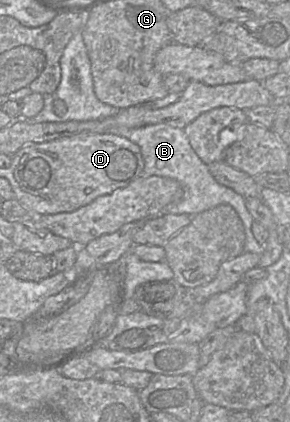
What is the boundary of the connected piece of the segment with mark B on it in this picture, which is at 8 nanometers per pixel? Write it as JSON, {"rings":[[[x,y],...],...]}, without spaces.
{"rings":[[[152,124],[140,128],[116,127],[109,133],[123,136],[140,147],[144,159],[141,177],[167,177],[180,183],[184,190],[184,196],[178,203],[168,206],[166,213],[195,216],[218,205],[231,205],[243,223],[244,252],[260,255],[263,253],[263,245],[256,241],[251,231],[254,220],[246,208],[245,198],[215,180],[209,170],[209,165],[206,165],[193,150],[184,129],[174,128],[167,124]]]}

